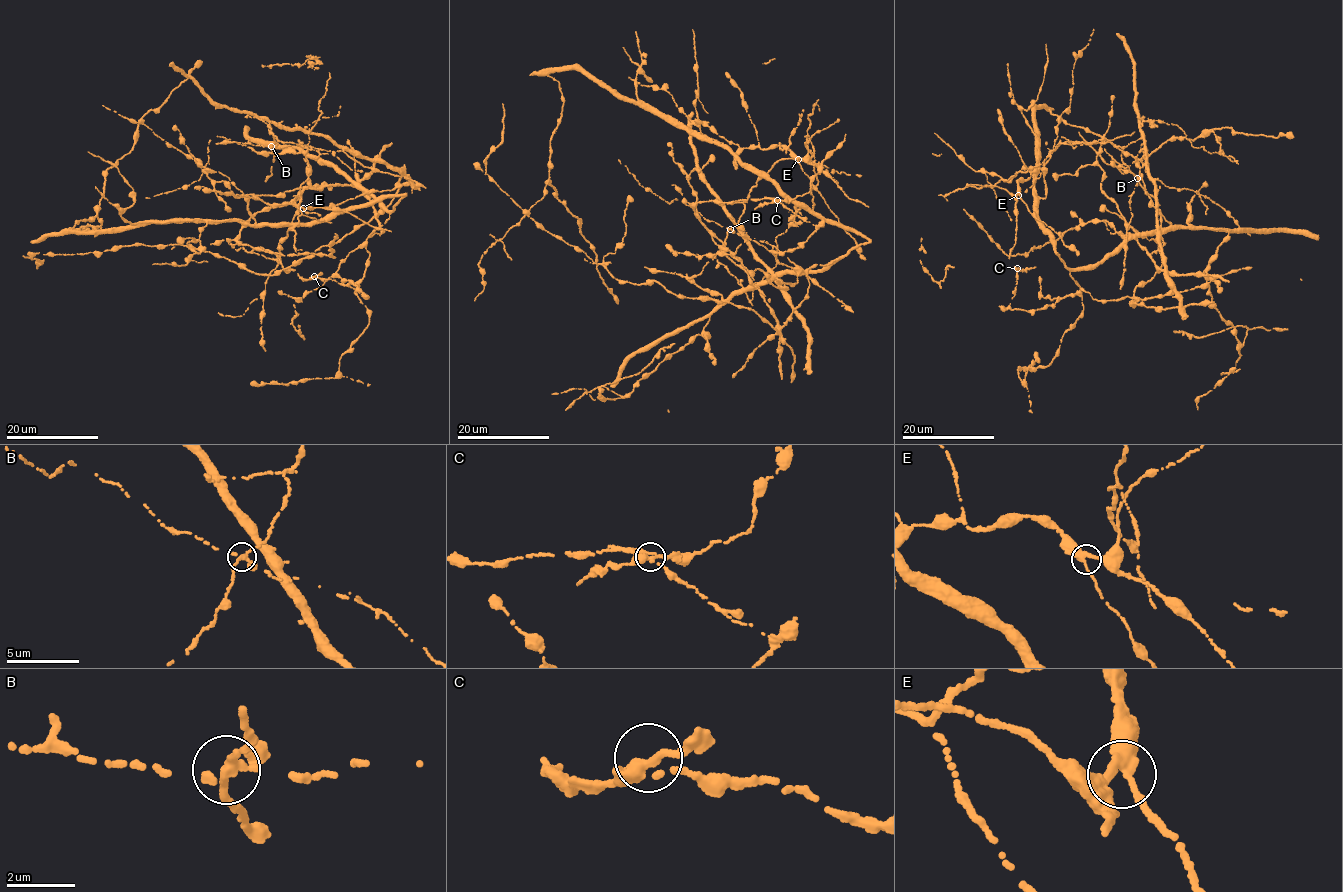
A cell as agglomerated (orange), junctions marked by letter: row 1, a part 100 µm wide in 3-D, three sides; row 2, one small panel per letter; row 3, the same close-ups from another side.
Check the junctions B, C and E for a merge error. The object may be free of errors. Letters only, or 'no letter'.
B

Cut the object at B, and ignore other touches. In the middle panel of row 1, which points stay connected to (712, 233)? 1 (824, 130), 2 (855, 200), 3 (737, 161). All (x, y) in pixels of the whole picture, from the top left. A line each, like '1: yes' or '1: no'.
1: yes
2: yes
3: yes

